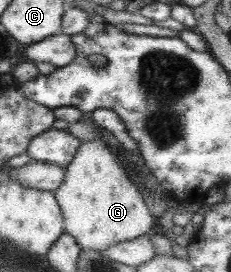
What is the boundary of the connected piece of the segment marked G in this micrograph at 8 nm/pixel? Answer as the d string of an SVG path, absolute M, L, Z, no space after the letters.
M98 141L82 142L65 172L65 181L53 194L63 213L64 232L75 237L82 249L103 252L153 228L155 219L143 196L106 145Z

